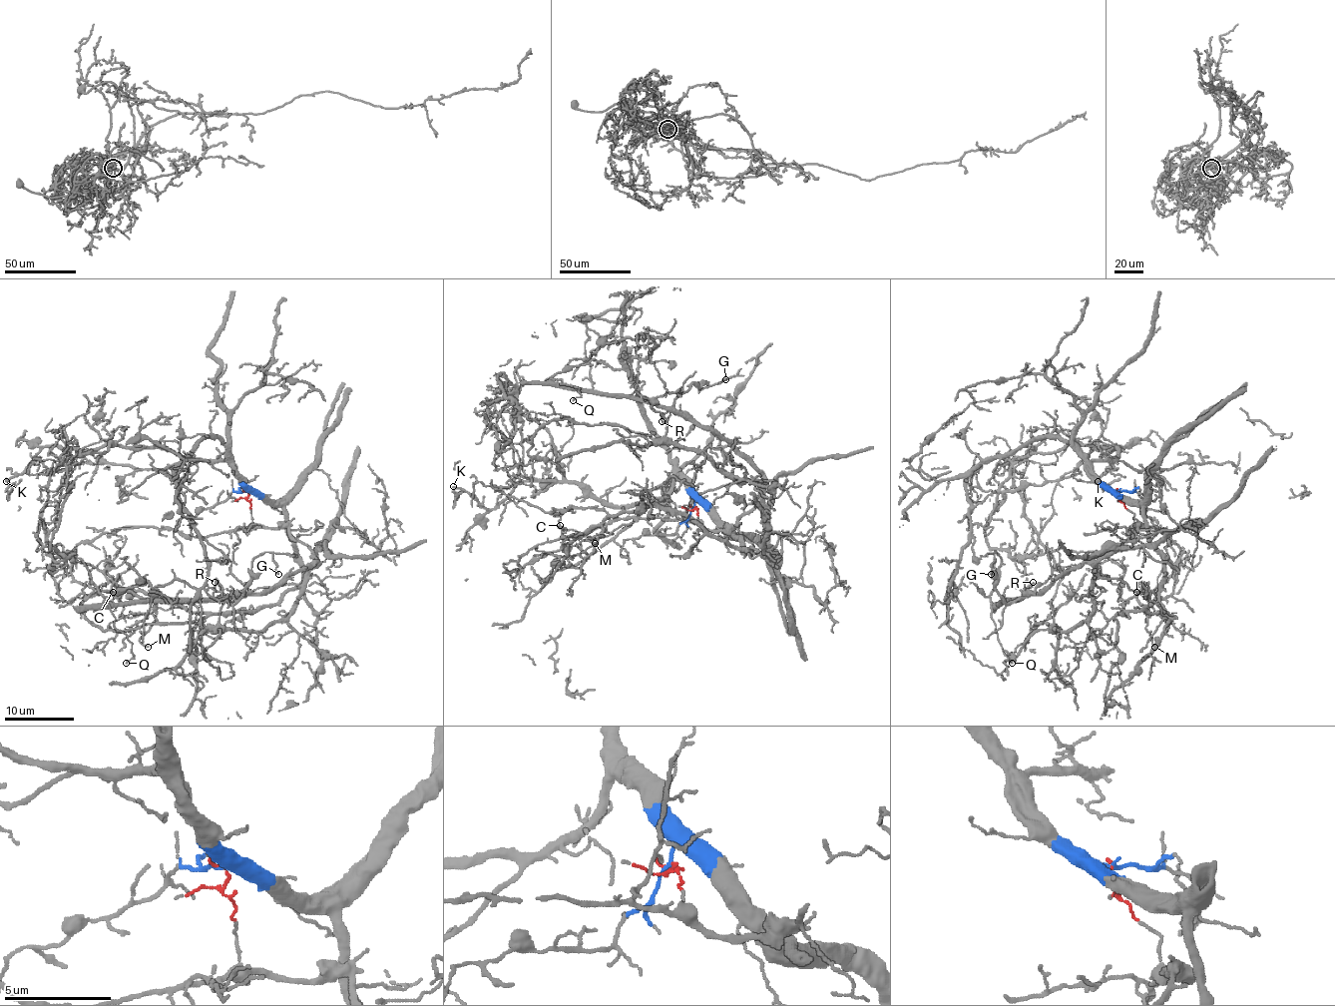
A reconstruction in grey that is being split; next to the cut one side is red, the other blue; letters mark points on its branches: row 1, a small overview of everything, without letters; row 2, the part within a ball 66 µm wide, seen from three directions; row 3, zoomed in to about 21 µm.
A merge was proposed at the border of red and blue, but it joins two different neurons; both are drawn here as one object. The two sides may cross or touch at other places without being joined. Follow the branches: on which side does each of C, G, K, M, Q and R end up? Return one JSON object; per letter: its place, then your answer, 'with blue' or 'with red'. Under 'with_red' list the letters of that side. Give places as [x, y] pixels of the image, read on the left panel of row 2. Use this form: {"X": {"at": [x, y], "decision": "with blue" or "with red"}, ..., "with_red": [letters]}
{"C": {"at": [113, 592], "decision": "with red"}, "G": {"at": [278, 574], "decision": "with red"}, "K": {"at": [6, 481], "decision": "with blue"}, "M": {"at": [148, 647], "decision": "with blue"}, "Q": {"at": [126, 663], "decision": "with red"}, "R": {"at": [215, 582], "decision": "with red"}, "with_red": ["C", "G", "Q", "R"]}

